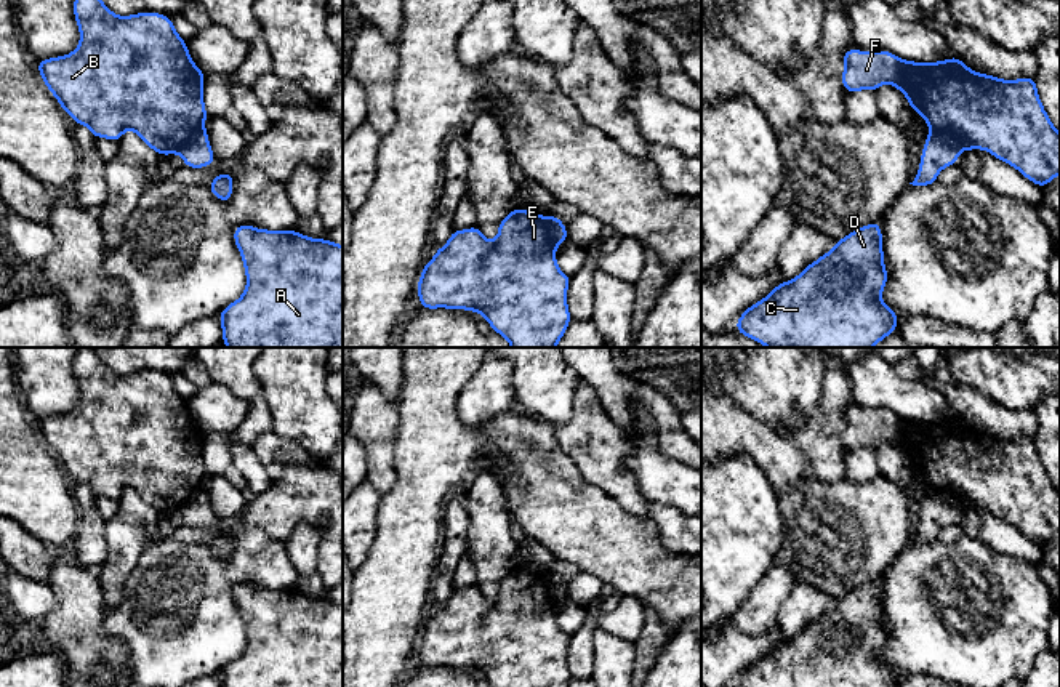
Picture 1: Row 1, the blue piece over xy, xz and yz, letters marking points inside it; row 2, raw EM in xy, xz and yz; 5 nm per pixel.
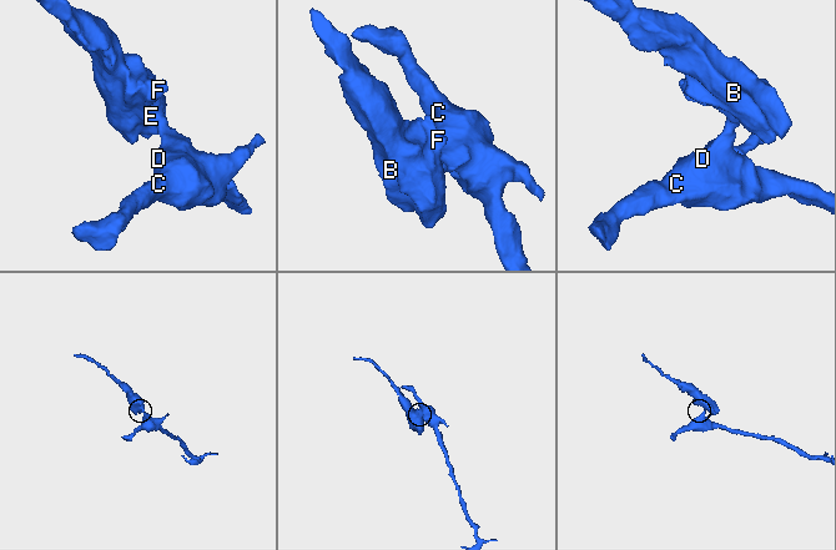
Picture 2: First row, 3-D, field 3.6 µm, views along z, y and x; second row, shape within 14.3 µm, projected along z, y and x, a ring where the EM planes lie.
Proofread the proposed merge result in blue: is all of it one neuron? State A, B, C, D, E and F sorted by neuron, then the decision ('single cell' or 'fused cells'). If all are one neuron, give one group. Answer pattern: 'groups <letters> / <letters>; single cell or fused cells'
groups A C D / B E F; fused cells

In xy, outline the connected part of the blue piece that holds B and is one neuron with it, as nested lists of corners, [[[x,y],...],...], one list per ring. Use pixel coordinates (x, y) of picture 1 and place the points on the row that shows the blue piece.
[[[74,0],[74,18],[80,30],[78,48],[35,64],[64,112],[75,125],[88,127],[94,139],[120,143],[130,128],[159,155],[178,152],[208,115],[205,74],[194,64],[170,16],[151,11],[117,16],[102,0]]]

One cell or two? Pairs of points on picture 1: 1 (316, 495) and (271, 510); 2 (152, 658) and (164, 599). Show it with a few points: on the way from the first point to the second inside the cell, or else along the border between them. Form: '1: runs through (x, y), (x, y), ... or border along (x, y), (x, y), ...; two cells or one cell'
1: runs through (305, 497), (297, 497), (282, 505); one cell
2: runs through (164, 644), (164, 614); one cell

